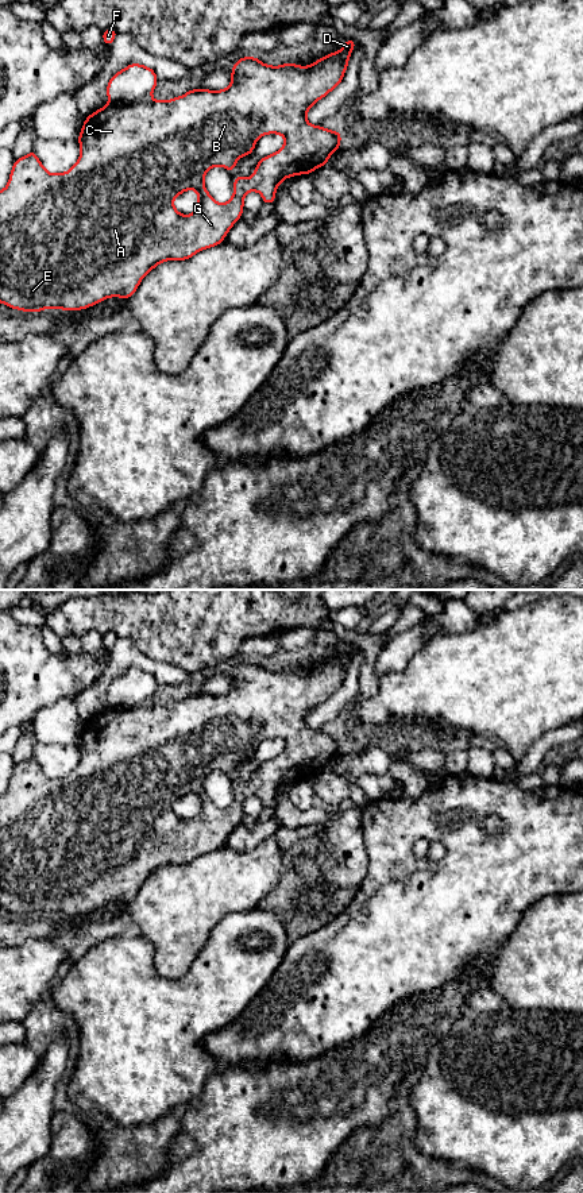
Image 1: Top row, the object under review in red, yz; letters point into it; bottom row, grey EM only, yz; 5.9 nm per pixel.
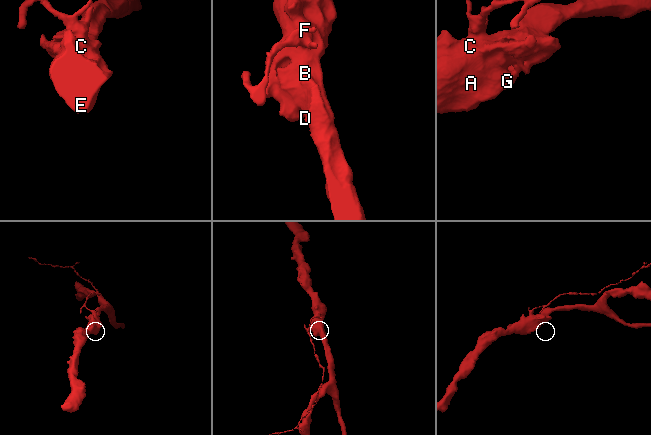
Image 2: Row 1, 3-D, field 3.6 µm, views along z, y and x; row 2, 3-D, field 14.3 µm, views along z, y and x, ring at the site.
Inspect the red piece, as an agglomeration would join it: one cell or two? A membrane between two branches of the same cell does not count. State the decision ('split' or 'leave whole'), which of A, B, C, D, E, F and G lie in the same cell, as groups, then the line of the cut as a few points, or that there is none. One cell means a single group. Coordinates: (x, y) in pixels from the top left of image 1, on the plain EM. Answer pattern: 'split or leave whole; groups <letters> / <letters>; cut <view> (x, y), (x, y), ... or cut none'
split; groups A B C D E G / F; cut yz (150, 702), (142, 706), (109, 709)

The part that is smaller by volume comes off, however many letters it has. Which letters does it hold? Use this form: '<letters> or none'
F

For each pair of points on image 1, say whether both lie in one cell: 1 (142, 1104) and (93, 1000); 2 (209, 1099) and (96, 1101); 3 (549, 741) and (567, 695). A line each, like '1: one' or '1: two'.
1: one
2: two
3: two

